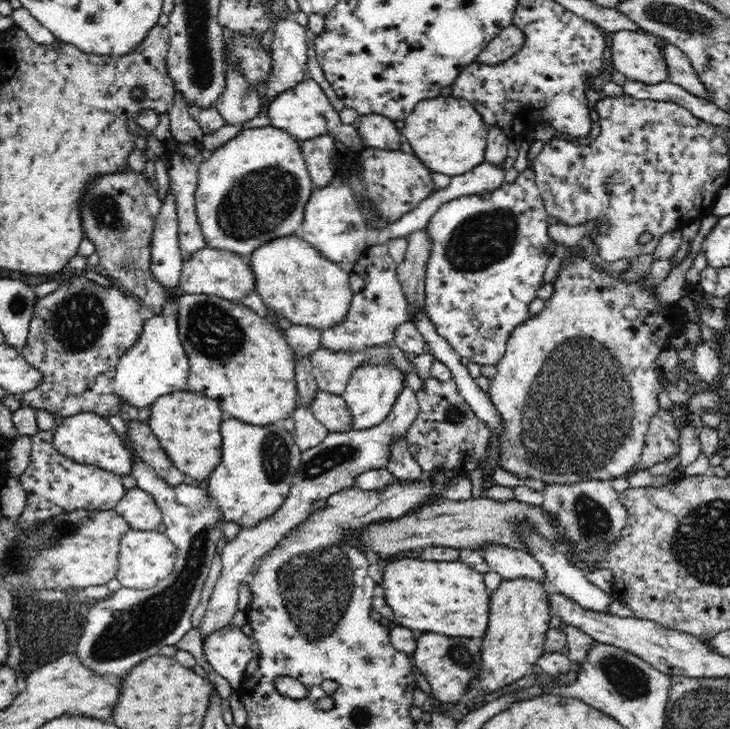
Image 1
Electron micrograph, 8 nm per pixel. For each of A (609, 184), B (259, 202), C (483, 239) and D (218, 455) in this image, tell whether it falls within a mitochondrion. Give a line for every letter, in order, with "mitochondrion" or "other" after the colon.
A: mitochondrion
B: mitochondrion
C: mitochondrion
D: other

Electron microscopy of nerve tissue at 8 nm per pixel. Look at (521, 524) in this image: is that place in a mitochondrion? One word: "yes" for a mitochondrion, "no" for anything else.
no

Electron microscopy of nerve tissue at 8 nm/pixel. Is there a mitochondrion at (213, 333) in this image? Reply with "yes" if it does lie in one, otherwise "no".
yes

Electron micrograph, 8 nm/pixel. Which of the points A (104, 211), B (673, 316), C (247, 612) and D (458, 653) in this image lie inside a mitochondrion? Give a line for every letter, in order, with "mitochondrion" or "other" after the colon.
A: mitochondrion
B: other
C: other
D: mitochondrion

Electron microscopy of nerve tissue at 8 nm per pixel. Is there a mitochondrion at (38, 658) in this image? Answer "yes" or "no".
no

